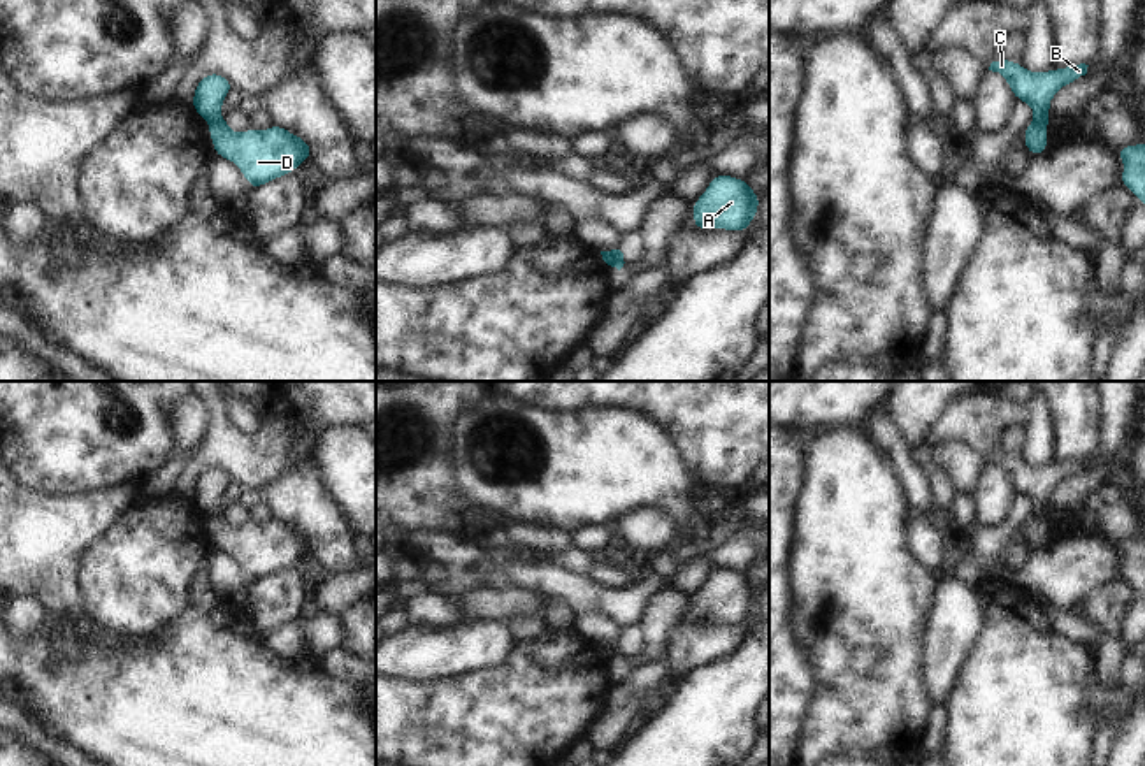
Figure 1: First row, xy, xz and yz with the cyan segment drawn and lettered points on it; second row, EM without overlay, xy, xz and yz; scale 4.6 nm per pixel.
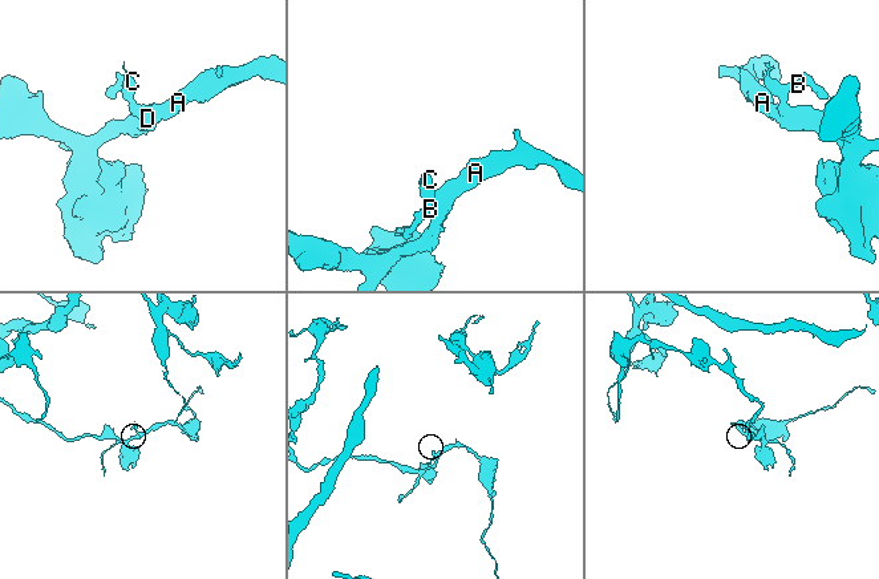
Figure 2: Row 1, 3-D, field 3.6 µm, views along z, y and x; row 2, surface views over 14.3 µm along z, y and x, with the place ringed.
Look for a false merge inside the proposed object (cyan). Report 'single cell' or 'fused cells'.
fused cells

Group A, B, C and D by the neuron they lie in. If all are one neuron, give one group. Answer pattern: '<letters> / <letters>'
A D / B C

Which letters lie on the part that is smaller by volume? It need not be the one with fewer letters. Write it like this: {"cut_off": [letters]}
{"cut_off": ["B", "C"]}

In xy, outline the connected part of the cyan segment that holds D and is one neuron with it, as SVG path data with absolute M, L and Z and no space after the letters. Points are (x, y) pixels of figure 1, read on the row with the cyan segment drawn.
M218 121L209 125L209 137L216 156L232 160L253 190L293 174L306 158L313 158L313 148L302 137L276 123L269 130L249 126L234 134L230 121Z

